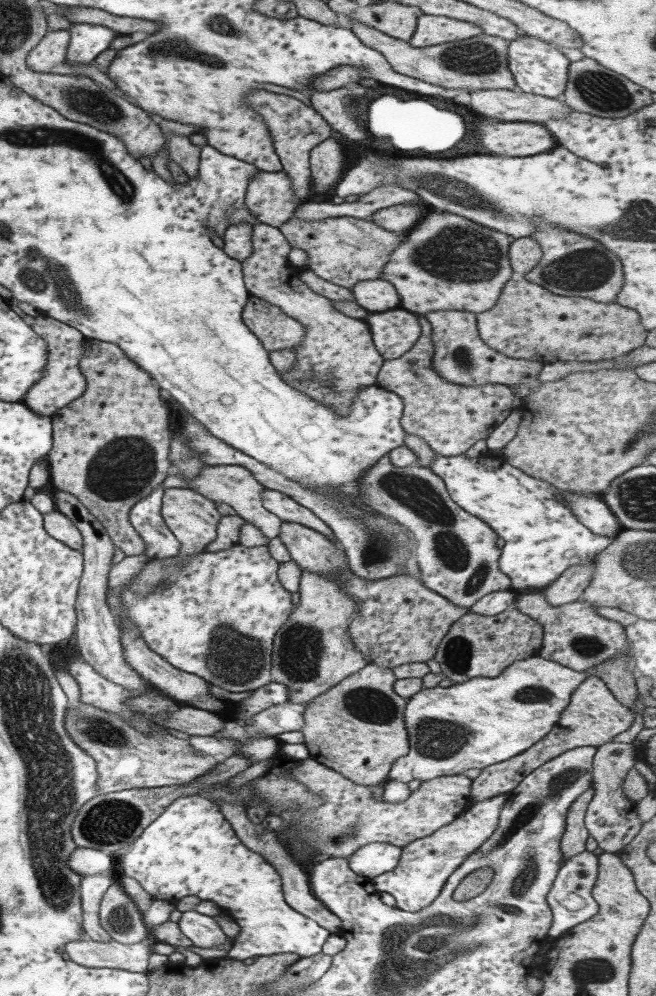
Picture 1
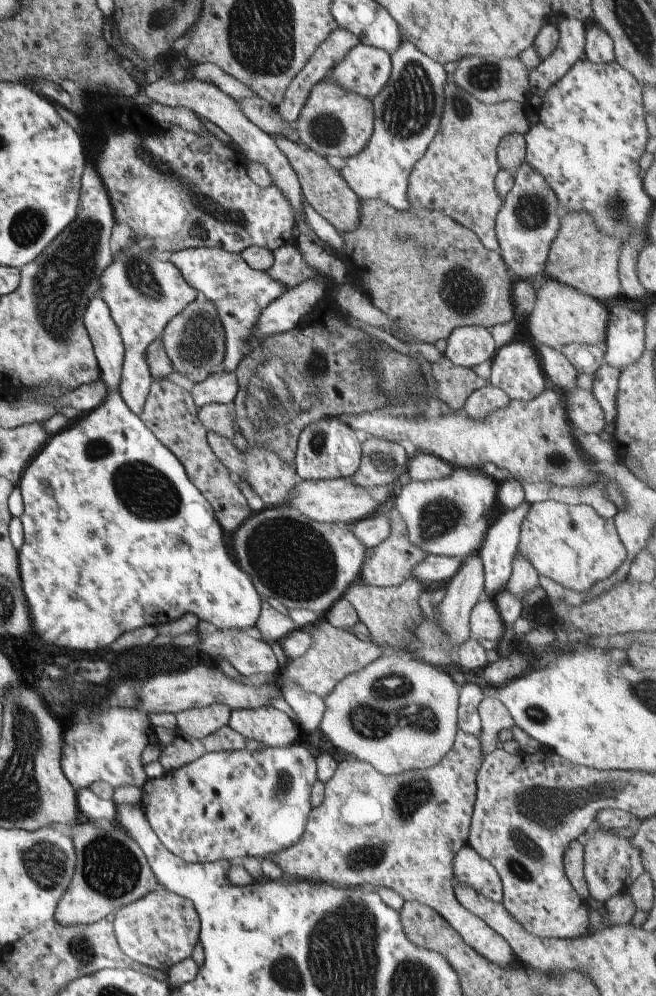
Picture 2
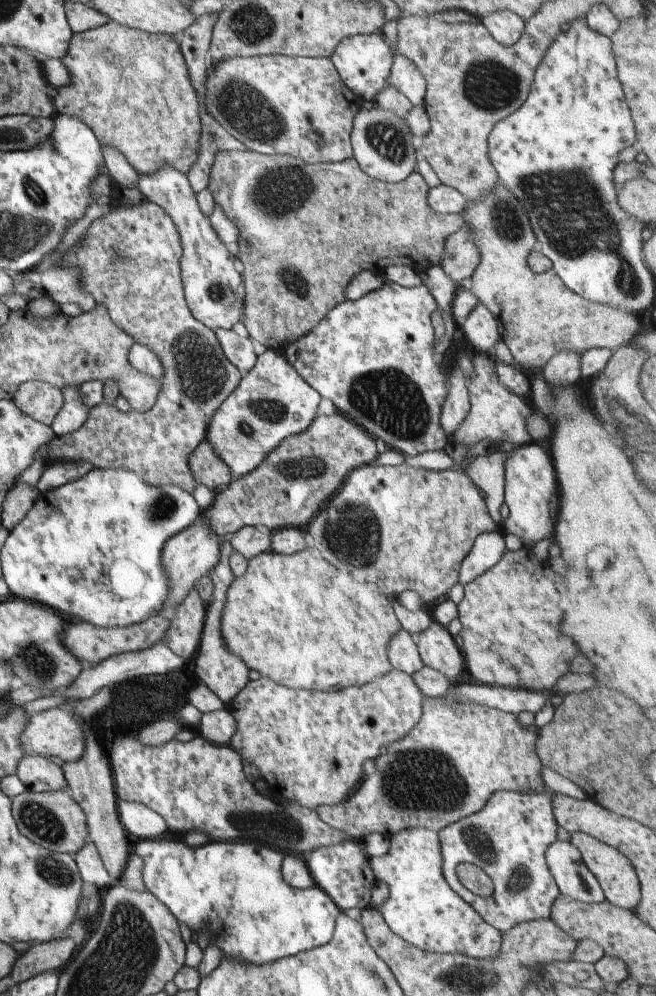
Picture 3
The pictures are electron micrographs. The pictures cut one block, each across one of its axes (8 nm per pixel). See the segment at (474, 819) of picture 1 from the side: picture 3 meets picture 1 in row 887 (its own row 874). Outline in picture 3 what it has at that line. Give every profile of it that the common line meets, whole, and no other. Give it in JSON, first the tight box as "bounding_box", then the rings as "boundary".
{"bounding_box":[368,828,500,960],"boundary":[[[403,828],[390,838],[387,854],[368,859],[368,871],[389,888],[388,898],[378,906],[389,930],[405,942],[432,953],[460,954],[483,960],[499,954],[500,932],[489,926],[465,904],[443,880],[438,833],[429,828]]]}

